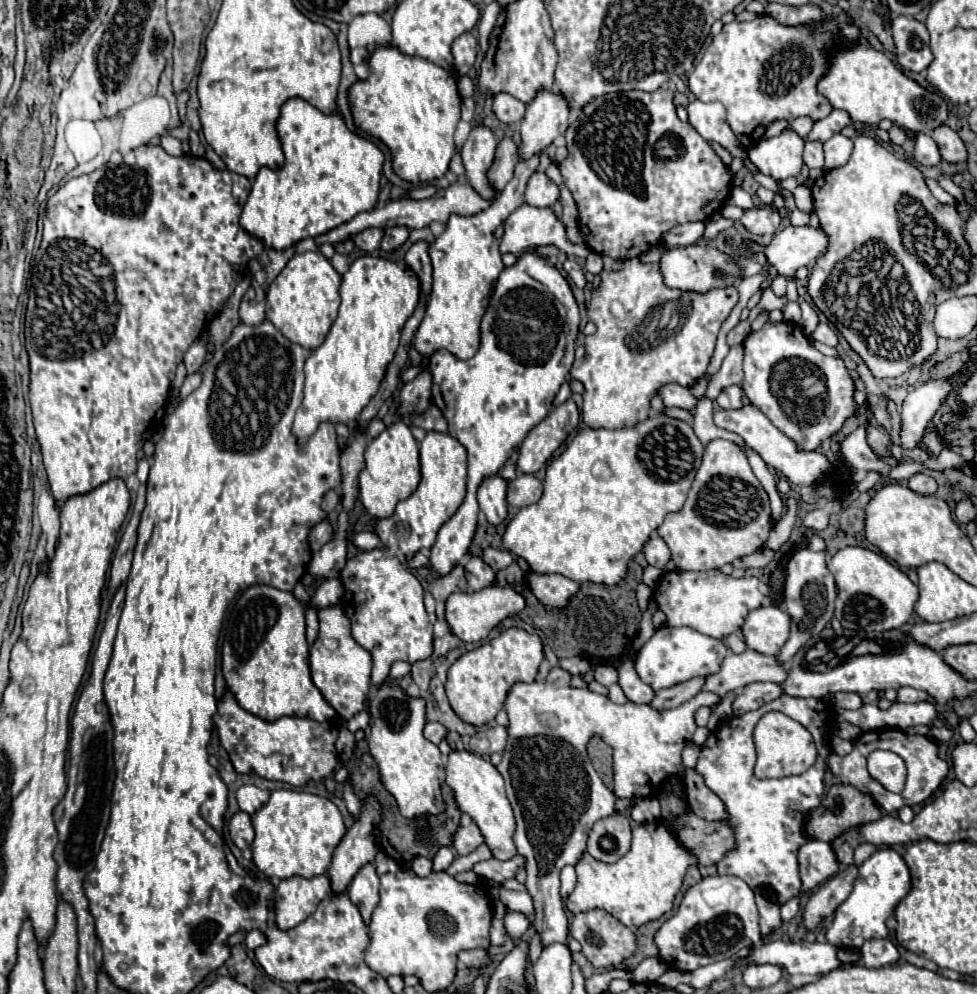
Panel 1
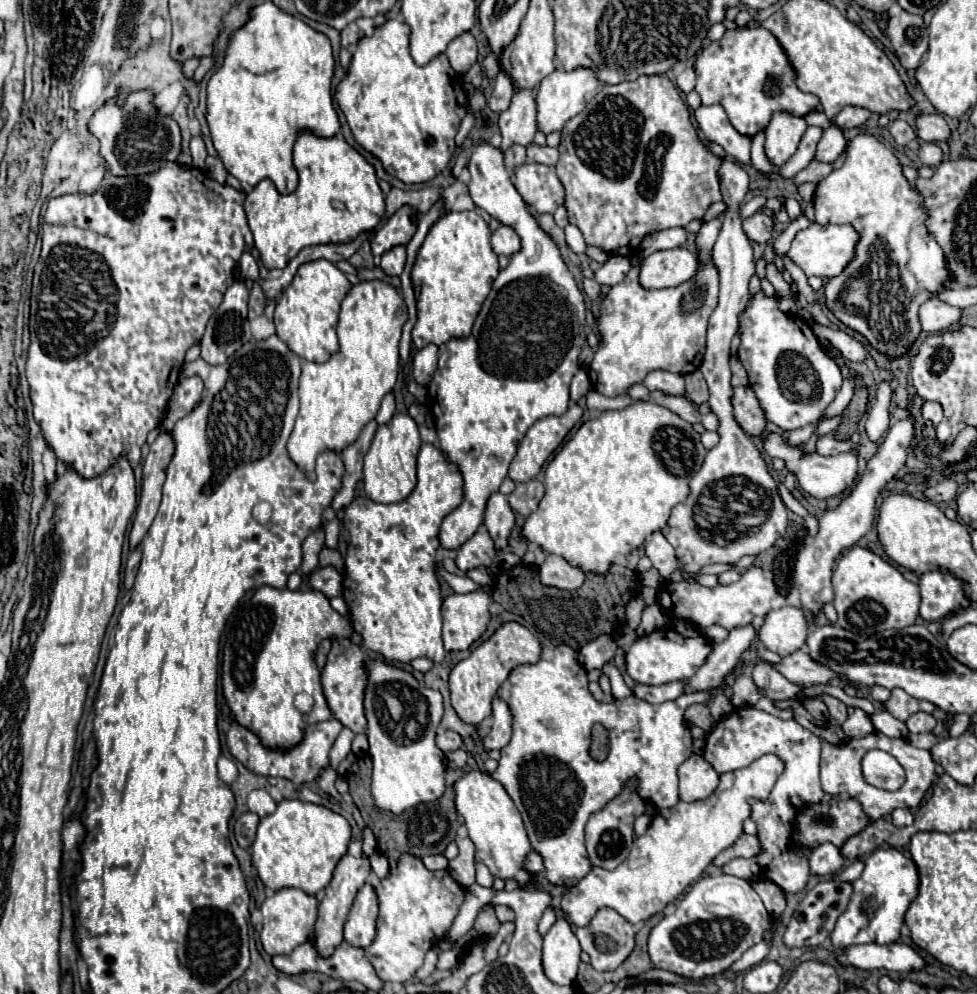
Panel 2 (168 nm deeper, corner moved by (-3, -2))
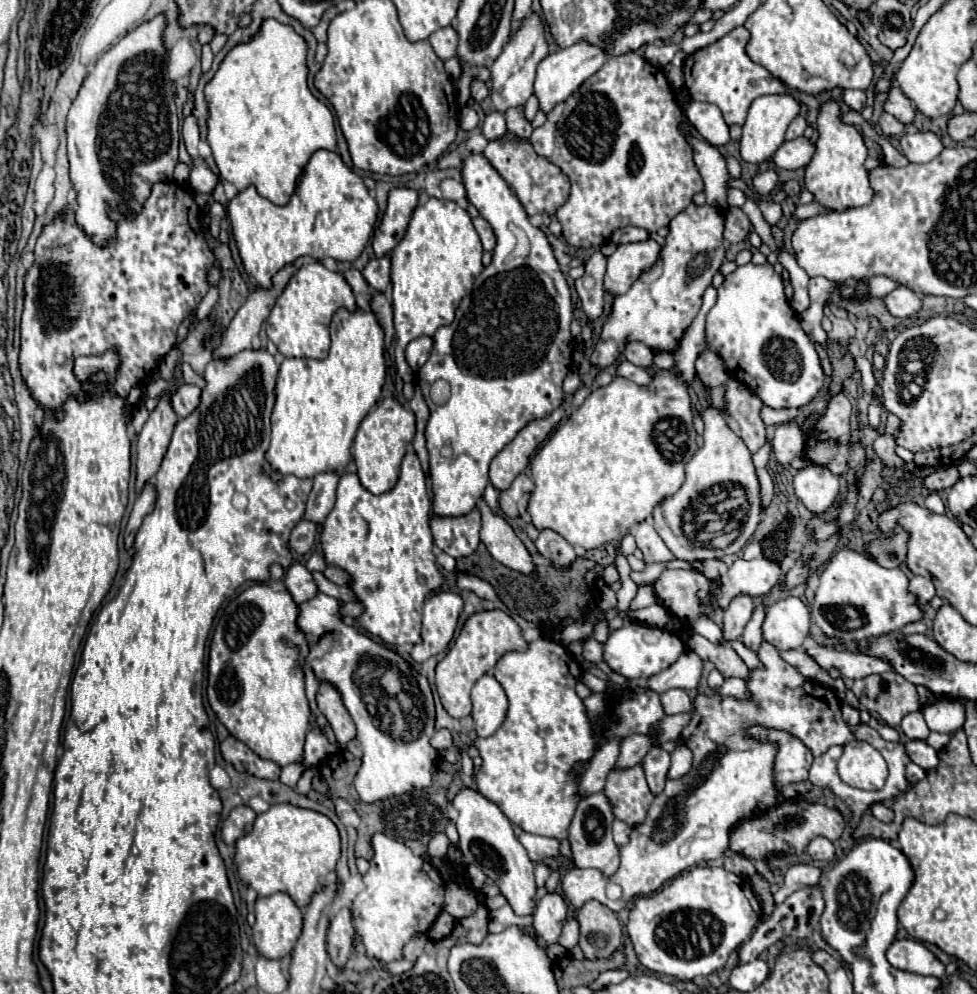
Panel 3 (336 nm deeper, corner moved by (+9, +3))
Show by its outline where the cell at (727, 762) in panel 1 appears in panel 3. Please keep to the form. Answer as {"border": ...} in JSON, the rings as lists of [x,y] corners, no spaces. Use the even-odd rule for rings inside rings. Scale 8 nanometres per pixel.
{"border":[[[751,727],[749,731],[753,737],[765,741],[777,743],[777,759],[775,759],[775,781],[777,785],[787,785],[793,781],[805,781],[807,779],[807,769],[813,763],[811,751],[795,737],[783,731],[769,731],[763,727]]]}

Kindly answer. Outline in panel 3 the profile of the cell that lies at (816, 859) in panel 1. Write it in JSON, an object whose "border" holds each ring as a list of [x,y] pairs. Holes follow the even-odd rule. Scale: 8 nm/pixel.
{"border":[[[815,837],[809,847],[807,847],[807,853],[817,859],[817,861],[831,861],[835,857],[835,847],[833,843],[827,839],[827,837]]]}

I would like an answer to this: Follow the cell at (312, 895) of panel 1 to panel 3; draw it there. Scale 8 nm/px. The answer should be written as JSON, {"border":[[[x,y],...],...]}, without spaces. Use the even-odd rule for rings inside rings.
{"border":[[[275,893],[271,897],[259,897],[255,903],[257,921],[253,925],[253,945],[265,959],[283,959],[289,955],[301,935],[301,909],[287,893]]]}

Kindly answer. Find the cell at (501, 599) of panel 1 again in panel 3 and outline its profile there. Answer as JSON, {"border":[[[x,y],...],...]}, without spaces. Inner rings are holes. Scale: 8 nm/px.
{"border":[[[437,591],[425,601],[421,641],[415,643],[411,649],[411,657],[417,663],[423,663],[429,657],[447,649],[455,633],[461,609],[463,609],[463,599],[451,591]]]}

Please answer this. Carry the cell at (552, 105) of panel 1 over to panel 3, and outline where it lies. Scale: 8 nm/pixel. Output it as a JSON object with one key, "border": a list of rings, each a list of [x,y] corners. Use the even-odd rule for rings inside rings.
{"border":[[[577,41],[571,47],[559,49],[555,53],[551,53],[549,57],[545,57],[539,67],[537,67],[537,79],[535,79],[535,95],[539,99],[539,107],[541,111],[549,113],[557,103],[565,101],[573,91],[577,91],[577,87],[589,79],[603,63],[607,61],[607,53],[597,47],[591,45],[589,41]]]}

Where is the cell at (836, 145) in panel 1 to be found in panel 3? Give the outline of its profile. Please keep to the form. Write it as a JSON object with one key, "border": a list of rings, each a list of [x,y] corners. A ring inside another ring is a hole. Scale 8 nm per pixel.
{"border":[[[797,137],[793,141],[783,141],[783,145],[775,151],[773,161],[781,169],[799,169],[811,161],[813,151],[815,145],[809,139]]]}

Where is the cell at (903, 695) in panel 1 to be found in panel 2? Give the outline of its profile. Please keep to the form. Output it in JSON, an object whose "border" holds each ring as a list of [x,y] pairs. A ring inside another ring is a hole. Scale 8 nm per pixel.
{"border":[[[895,688],[895,690],[891,690],[891,698],[883,704],[883,708],[887,708],[895,718],[899,718],[899,720],[907,720],[911,714],[915,714],[915,712],[919,712],[919,710],[923,710],[923,712],[933,712],[935,710],[935,706],[933,704],[929,704],[927,700],[917,700],[917,698],[913,698],[913,696],[909,696],[905,690],[901,690],[901,688]]]}

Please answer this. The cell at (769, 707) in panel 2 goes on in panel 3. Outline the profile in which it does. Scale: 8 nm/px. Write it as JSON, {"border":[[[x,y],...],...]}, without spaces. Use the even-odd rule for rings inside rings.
{"border":[[[733,677],[733,679],[725,679],[721,687],[711,689],[711,691],[713,691],[713,693],[721,693],[721,695],[739,697],[739,699],[749,697],[749,691],[747,691],[747,687],[745,687],[745,681],[743,681],[743,679],[737,679],[737,677]]]}

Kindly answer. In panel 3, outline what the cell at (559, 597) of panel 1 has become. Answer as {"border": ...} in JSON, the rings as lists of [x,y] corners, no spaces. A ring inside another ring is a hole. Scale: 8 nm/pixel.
{"border":[[[549,529],[541,531],[535,545],[537,545],[539,553],[543,557],[549,557],[555,565],[569,565],[569,563],[575,561],[573,547],[561,535],[557,535],[555,531],[549,531]]]}

